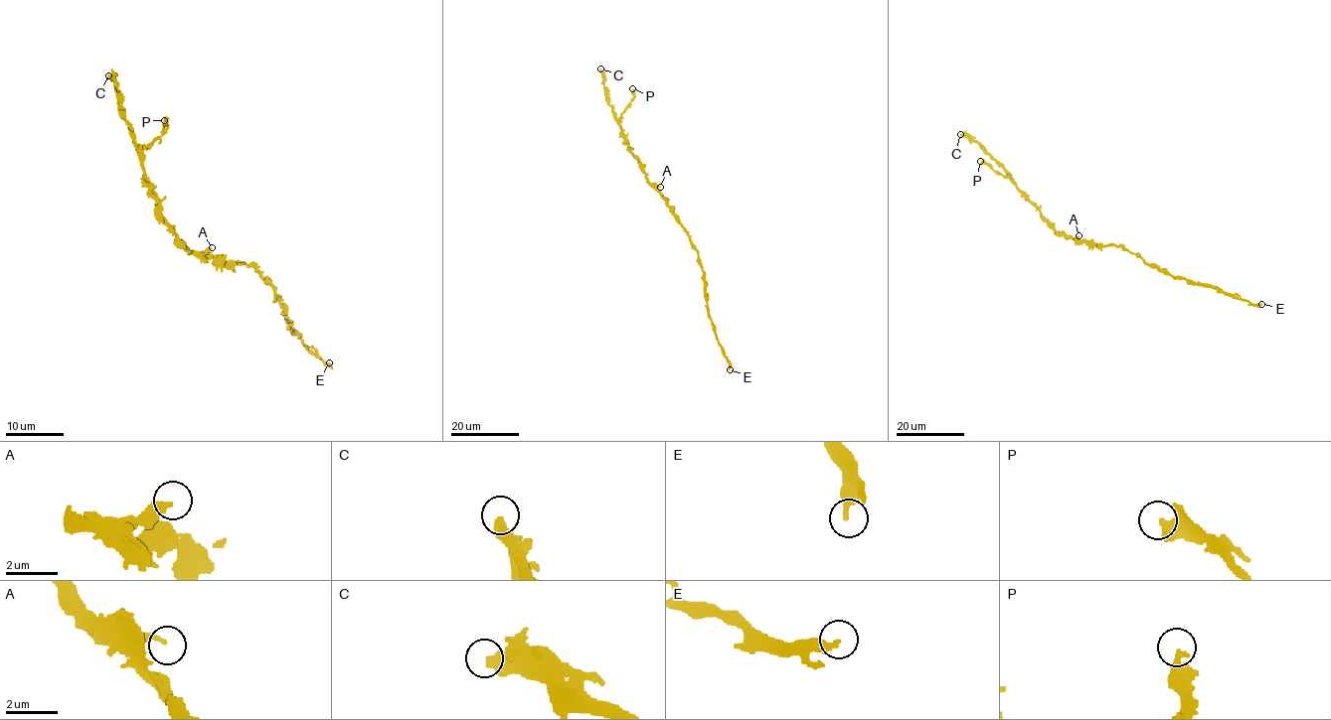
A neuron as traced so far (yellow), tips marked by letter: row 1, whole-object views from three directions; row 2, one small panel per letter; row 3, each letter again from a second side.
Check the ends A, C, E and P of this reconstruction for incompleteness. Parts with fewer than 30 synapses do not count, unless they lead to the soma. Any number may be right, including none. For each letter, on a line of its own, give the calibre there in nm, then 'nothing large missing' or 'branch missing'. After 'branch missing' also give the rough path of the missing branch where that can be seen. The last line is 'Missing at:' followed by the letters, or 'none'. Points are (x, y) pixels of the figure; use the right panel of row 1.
A: 200 nm thick; nothing large missing
C: 420 nm thick; branch missing; missing branch runs (960, 134), (939, 117), (931, 96), (933, 81), (919, 75)
E: 360 nm thick; nothing large missing
P: 320 nm thick; nothing large missing
Missing at: C

